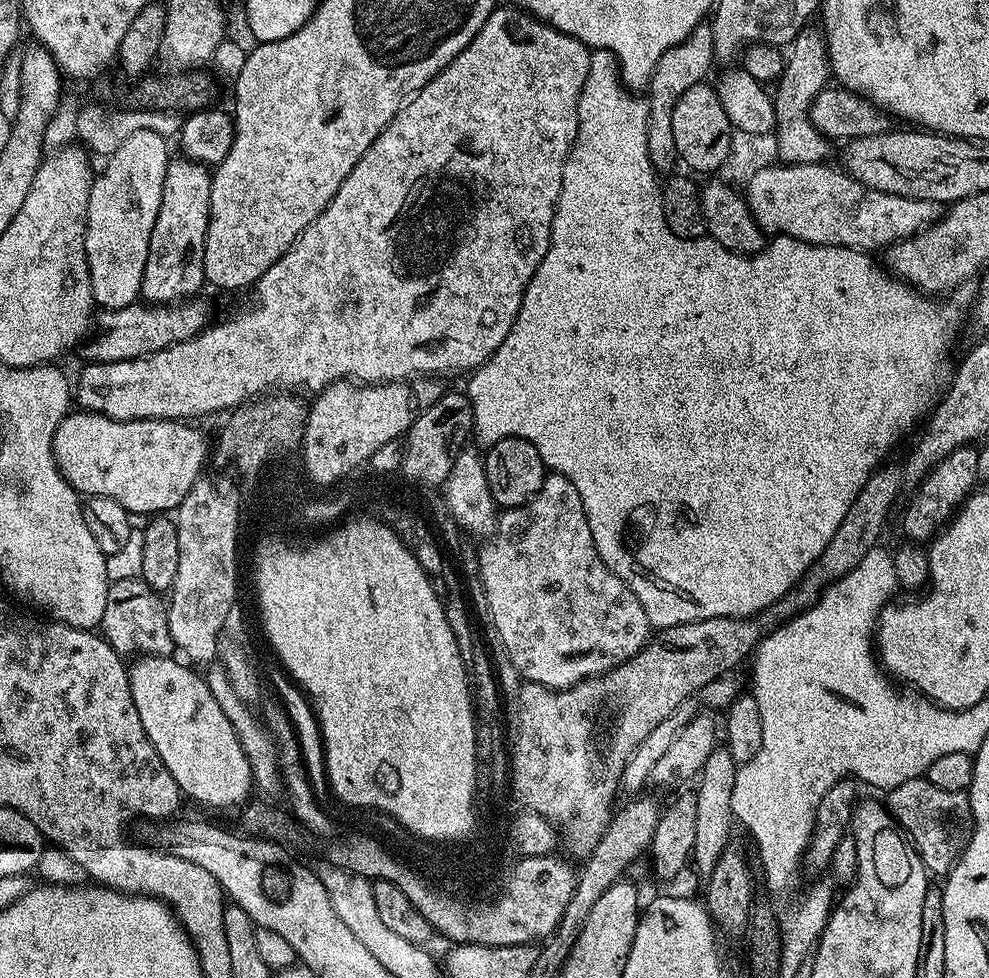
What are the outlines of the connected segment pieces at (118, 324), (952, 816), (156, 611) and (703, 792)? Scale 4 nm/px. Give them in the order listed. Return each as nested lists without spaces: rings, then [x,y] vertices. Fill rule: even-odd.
[[[189,298],[167,306],[137,302],[125,308],[104,310],[95,317],[94,331],[83,341],[83,359],[94,364],[113,364],[153,356],[158,350],[166,350],[178,342],[194,338],[209,323],[208,308],[200,298]]]
[[[927,778],[902,782],[887,793],[886,807],[905,837],[920,855],[920,861],[933,877],[947,877],[948,871],[967,844],[972,823],[972,807],[967,792],[938,790]]]
[[[139,578],[113,580],[106,594],[106,610],[102,610],[98,628],[108,645],[121,658],[141,656],[172,656],[174,649],[168,626],[168,613],[161,597]]]
[[[718,746],[706,758],[706,766],[700,769],[698,781],[700,785],[694,788],[696,801],[698,802],[698,826],[694,834],[694,850],[691,863],[701,872],[701,877],[708,877],[714,870],[714,864],[727,850],[732,836],[732,824],[734,817],[730,806],[730,797],[734,792],[734,778],[738,767],[737,757],[731,756],[727,747]],[[732,836],[732,837],[731,837]]]

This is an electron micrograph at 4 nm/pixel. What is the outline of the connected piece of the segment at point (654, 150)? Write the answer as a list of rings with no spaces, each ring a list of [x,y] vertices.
[[[709,23],[698,25],[678,46],[672,47],[662,54],[654,68],[646,89],[646,99],[648,101],[647,112],[647,153],[653,168],[658,172],[671,171],[674,162],[677,163],[679,156],[674,139],[673,114],[674,106],[677,105],[678,98],[690,90],[690,87],[703,83],[707,74],[715,63],[713,54],[714,42],[712,27]]]

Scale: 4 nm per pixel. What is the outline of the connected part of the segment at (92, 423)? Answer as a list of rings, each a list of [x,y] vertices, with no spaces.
[[[72,410],[54,434],[52,454],[70,486],[85,497],[114,498],[130,514],[168,514],[186,498],[194,482],[201,479],[203,472],[200,471],[208,460],[208,452],[210,456],[207,438],[192,426],[182,420],[111,420],[97,412]]]

